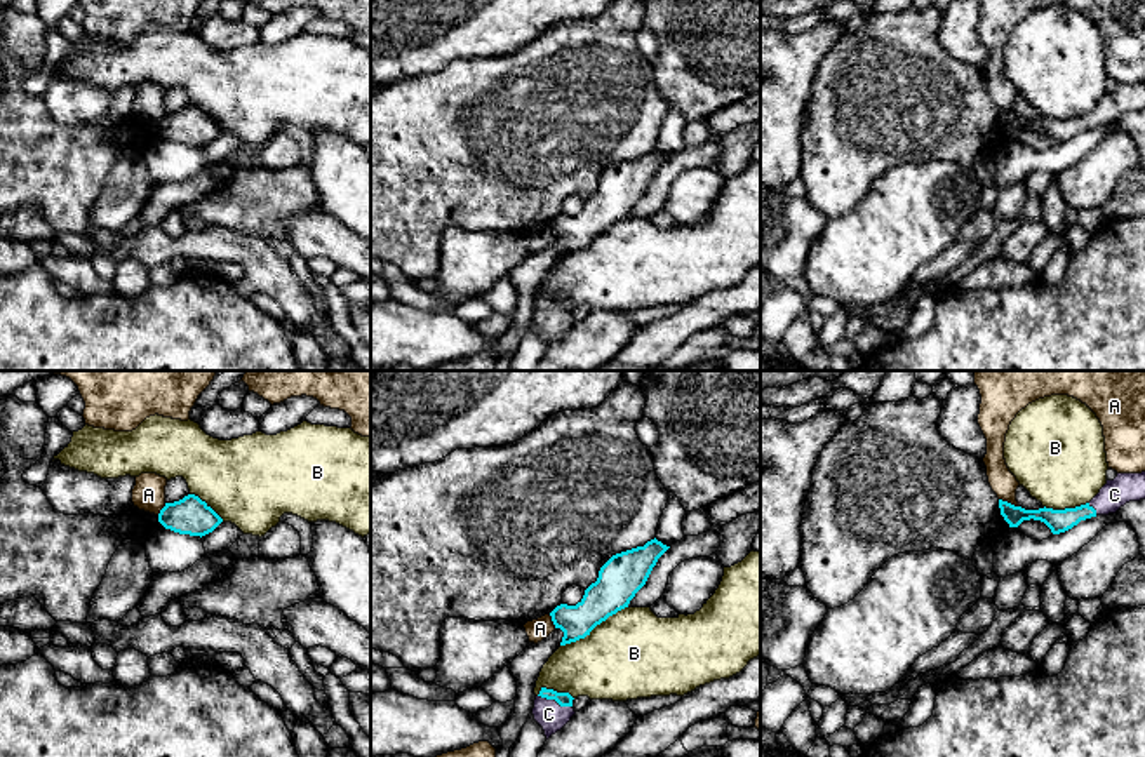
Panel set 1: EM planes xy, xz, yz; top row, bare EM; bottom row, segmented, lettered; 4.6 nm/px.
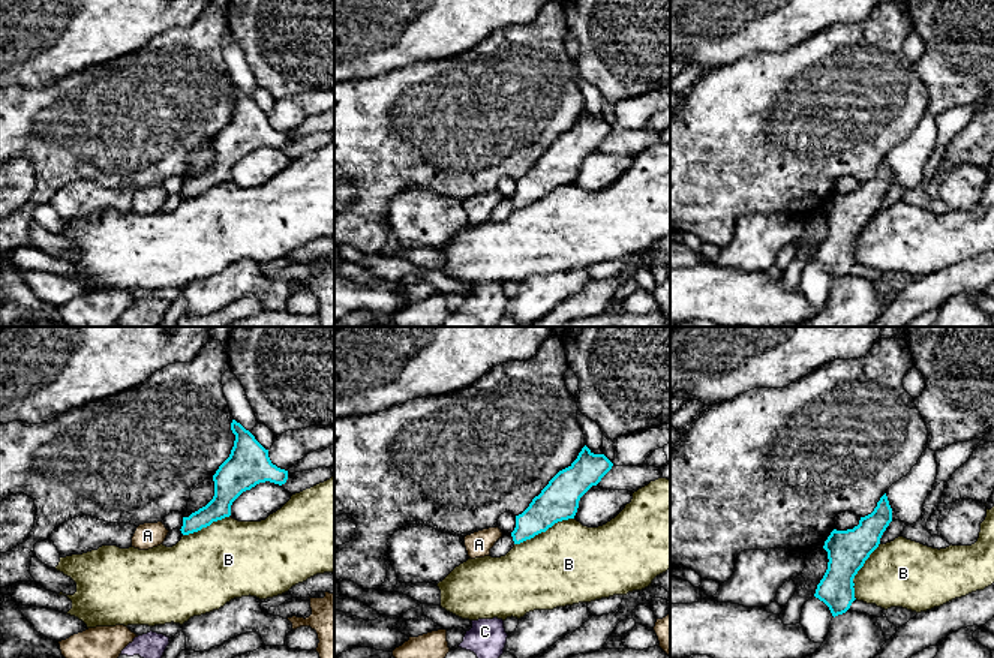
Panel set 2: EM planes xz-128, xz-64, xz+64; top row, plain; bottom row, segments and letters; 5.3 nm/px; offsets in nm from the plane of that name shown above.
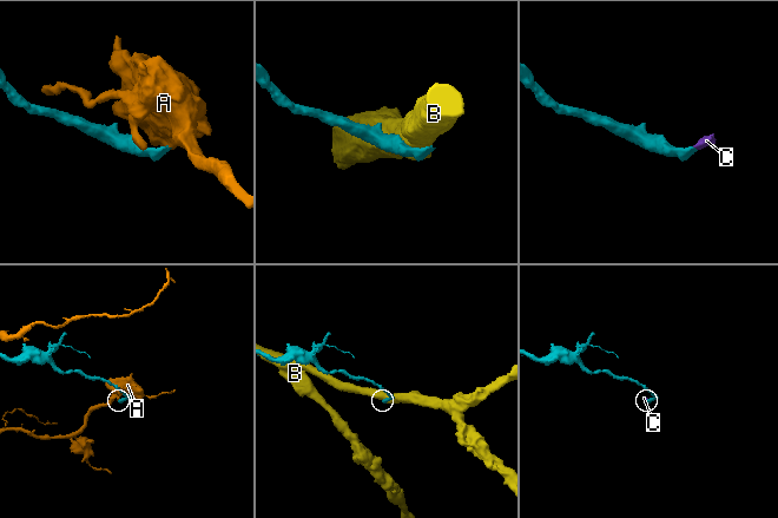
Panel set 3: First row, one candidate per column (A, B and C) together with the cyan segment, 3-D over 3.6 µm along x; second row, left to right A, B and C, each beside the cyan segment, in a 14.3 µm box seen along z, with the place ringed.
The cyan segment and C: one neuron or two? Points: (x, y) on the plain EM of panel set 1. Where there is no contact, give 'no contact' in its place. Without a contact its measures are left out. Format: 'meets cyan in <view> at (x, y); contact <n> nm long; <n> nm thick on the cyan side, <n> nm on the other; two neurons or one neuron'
meets cyan in xz at (555, 310); contact 170 nm long; 60 nm thick on the cyan side, 140 nm on the other; one neuron

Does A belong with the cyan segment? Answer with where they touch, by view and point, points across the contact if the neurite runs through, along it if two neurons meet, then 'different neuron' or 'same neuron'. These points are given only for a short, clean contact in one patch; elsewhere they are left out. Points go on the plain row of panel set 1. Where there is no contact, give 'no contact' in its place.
meets cyan in yz at (1010, 113); border along yz (999, 108), (1018, 117); different neuron

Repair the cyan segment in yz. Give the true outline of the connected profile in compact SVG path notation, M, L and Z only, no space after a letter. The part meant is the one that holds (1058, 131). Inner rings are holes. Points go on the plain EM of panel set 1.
M1145 82L1117 84L1114 90L1107 90L1089 113L1075 118L1053 120L1044 117L1039 120L1025 120L1002 110L999 110L999 118L1009 137L1018 137L1023 131L1034 129L1044 132L1053 144L1060 144L1081 131L1115 124L1126 113L1140 110L1145 110Z

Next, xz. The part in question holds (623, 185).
M654 148L644 157L613 165L576 216L560 214L550 223L555 238L564 242L560 256L585 249L597 235L628 218L668 158Z

